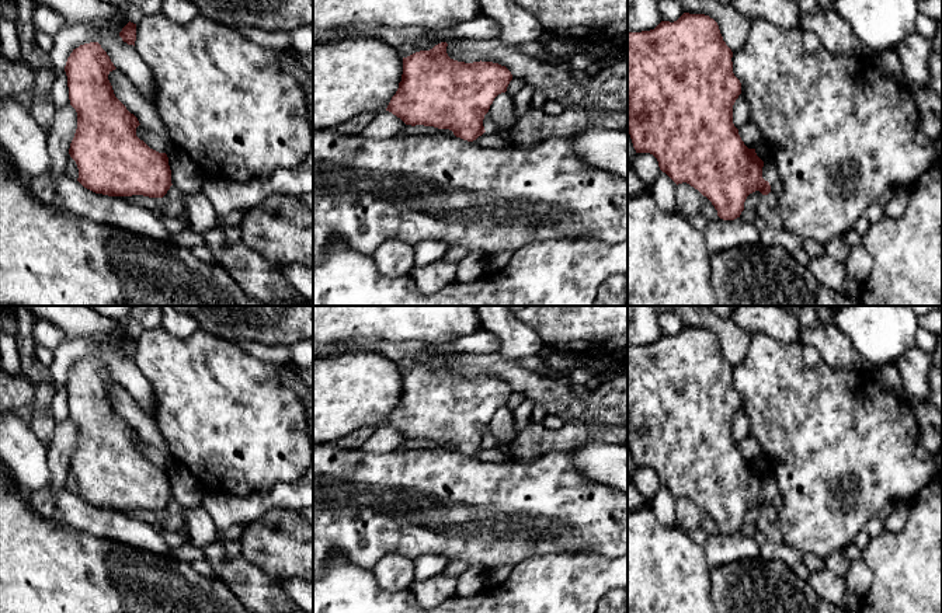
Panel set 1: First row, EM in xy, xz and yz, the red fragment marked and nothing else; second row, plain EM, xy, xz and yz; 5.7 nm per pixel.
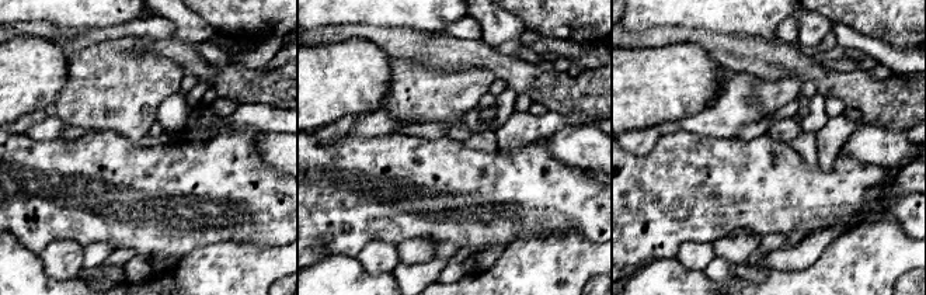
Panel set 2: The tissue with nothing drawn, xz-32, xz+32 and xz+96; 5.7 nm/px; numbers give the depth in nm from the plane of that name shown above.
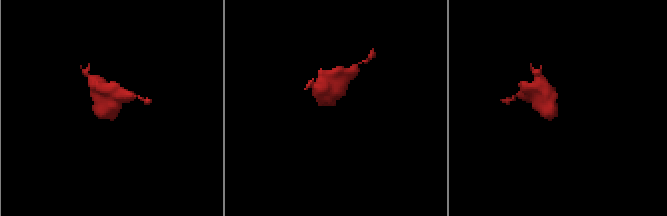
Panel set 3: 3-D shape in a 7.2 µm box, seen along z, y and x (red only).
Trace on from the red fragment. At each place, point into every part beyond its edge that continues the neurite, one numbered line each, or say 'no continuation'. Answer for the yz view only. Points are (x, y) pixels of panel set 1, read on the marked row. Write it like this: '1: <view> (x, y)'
1: yz (767, 208)

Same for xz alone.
no continuation

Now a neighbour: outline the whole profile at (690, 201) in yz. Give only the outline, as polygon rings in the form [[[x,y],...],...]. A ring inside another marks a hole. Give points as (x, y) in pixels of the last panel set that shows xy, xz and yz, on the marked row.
[[[686,182],[677,185],[675,205],[677,210],[681,212],[684,216],[701,213],[709,223],[715,222],[719,217],[717,210],[712,205],[712,202]]]

